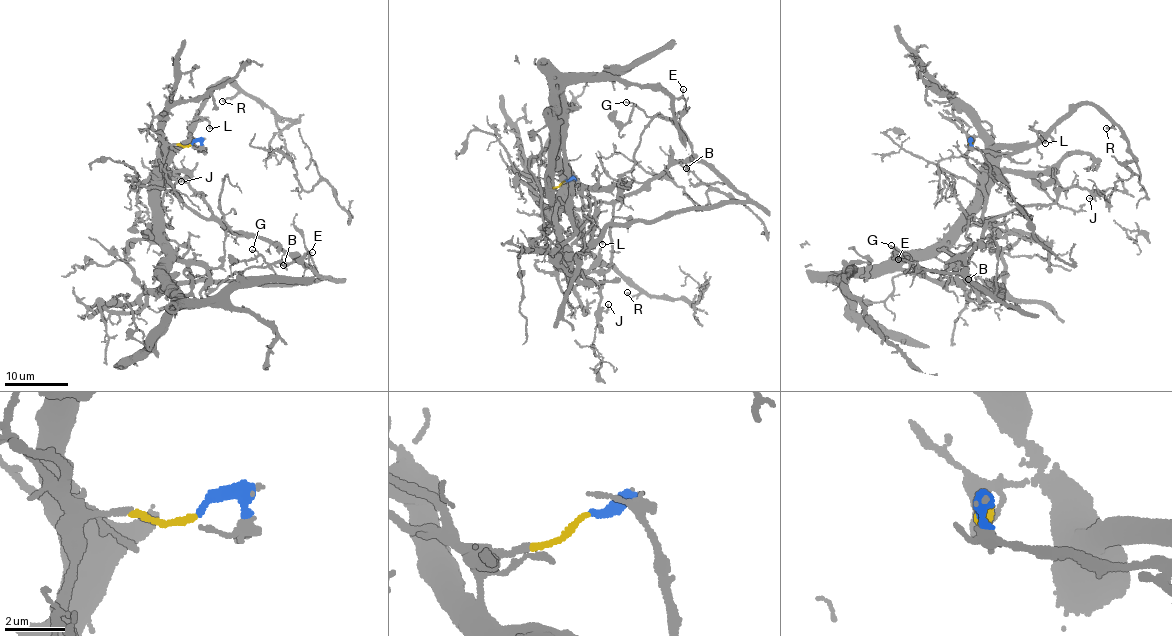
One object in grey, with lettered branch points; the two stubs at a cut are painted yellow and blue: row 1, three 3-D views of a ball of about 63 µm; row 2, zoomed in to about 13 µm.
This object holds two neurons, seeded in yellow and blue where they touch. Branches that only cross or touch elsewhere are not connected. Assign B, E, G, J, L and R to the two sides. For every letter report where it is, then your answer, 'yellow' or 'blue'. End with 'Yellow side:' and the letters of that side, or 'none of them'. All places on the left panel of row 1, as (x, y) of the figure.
B: place (283, 265); yellow
E: place (312, 252); yellow
G: place (252, 249); yellow
J: place (181, 181); yellow
L: place (209, 128); blue
R: place (222, 101); blue
Yellow side: B, E, G, J

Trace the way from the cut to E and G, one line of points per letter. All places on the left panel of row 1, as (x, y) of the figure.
E: (190, 145), (166, 148), (163, 170), (184, 203), (233, 232), (268, 239), (299, 259), (295, 261), (311, 253)
G: (190, 145), (169, 145), (163, 161), (167, 183), (184, 203), (299, 260), (267, 263), (252, 249)

